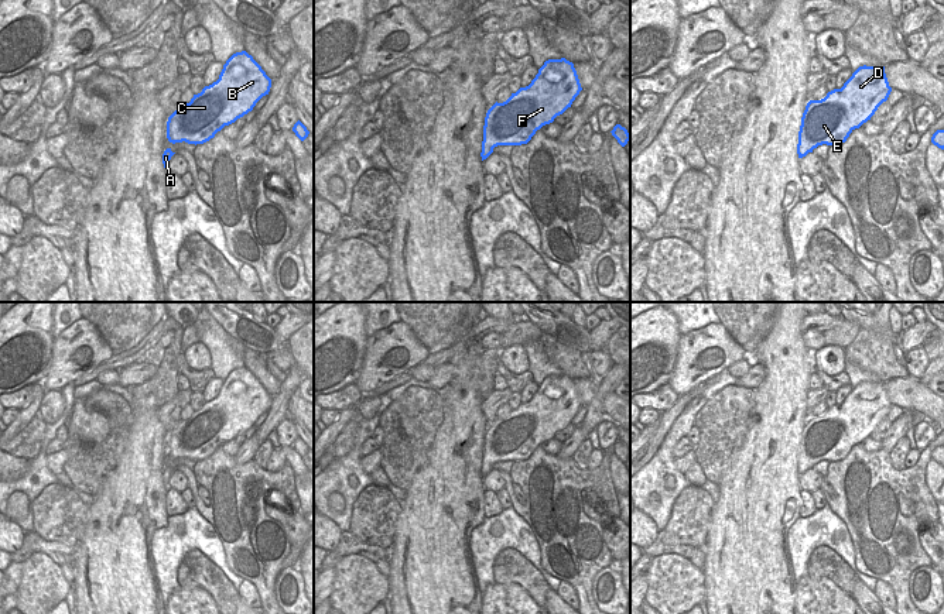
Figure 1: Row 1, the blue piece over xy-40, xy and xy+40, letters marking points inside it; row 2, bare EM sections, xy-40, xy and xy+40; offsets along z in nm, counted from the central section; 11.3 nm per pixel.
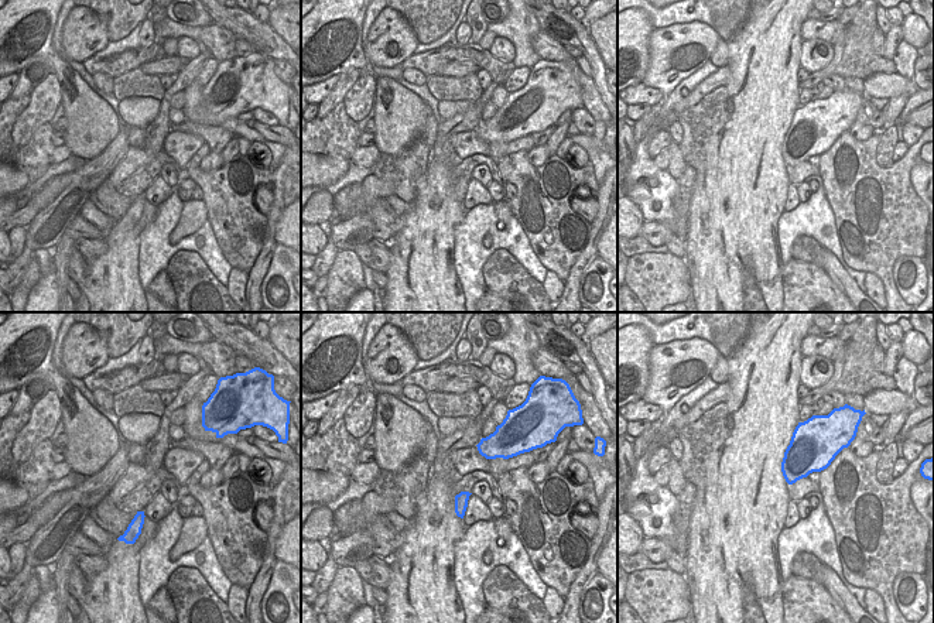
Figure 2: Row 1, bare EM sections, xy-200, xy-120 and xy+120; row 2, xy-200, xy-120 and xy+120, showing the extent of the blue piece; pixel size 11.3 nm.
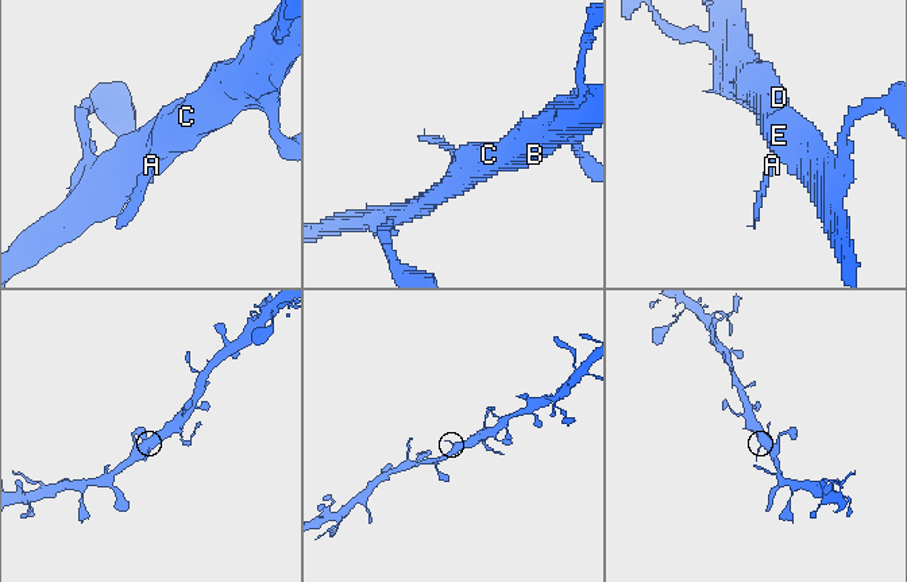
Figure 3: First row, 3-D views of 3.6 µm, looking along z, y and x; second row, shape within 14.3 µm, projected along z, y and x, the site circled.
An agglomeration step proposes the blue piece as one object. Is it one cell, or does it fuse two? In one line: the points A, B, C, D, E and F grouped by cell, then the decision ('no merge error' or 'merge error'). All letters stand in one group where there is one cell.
A B C D E F; no merge error

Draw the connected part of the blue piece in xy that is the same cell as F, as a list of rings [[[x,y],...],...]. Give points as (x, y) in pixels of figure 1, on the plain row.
[[[548,375],[526,404],[503,418],[495,419],[486,429],[482,457],[482,477],[497,462],[527,460],[543,442],[571,423],[582,407],[574,380]]]

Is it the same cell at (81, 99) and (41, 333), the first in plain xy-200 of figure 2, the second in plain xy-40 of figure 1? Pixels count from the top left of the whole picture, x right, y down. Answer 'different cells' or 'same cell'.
same cell

